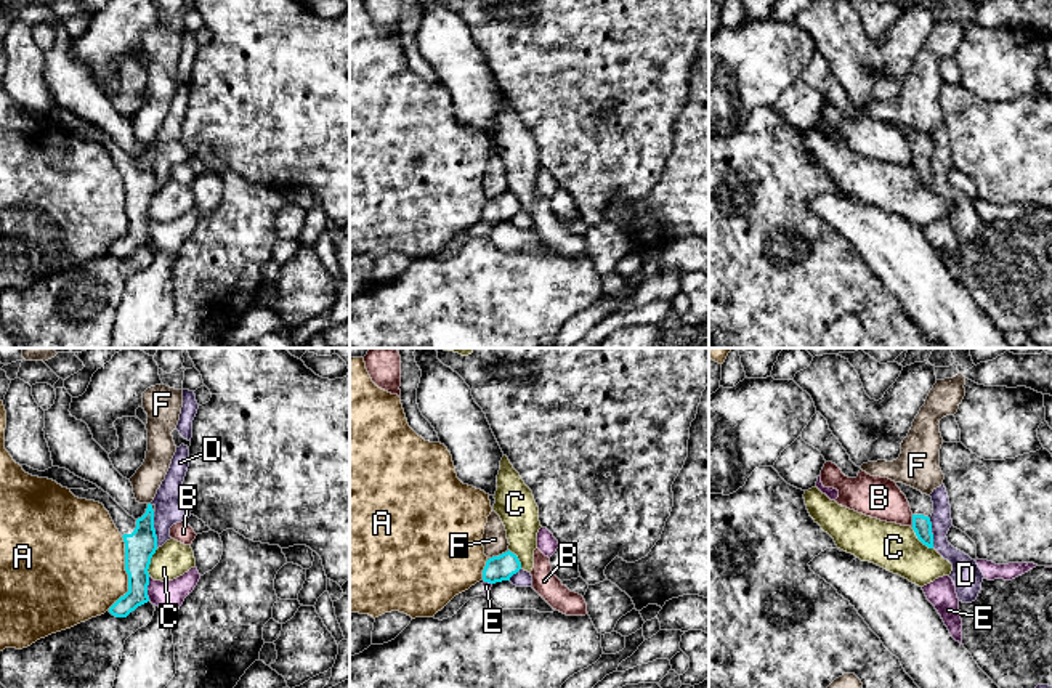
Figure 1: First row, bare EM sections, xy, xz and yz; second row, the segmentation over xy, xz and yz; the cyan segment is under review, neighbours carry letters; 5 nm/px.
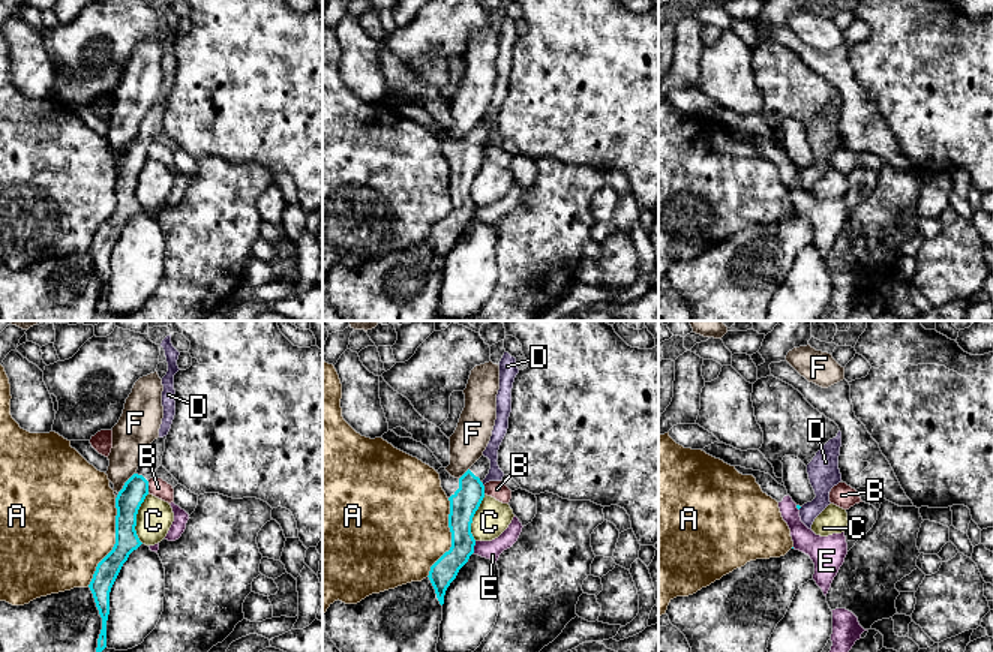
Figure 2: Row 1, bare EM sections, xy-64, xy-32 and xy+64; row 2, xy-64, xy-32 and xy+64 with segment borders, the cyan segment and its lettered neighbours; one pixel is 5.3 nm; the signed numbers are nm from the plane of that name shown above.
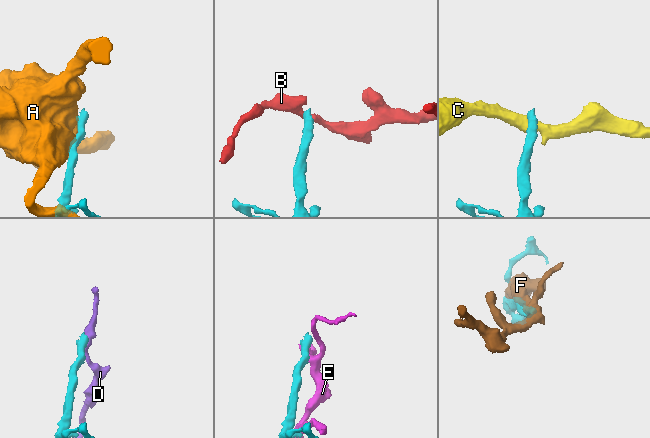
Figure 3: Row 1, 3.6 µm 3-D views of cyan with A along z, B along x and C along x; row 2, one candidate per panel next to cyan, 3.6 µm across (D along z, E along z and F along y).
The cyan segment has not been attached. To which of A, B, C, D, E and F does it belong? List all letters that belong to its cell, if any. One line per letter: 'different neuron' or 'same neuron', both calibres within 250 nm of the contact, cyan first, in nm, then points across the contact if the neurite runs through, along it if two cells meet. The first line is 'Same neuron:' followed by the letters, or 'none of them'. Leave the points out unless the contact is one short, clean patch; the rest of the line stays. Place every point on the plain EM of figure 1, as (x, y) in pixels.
Same neuron: none of them
A: different neuron | 160/480 nm
B: different neuron | 90/200 nm | along yz (911, 156), (913, 167)
C: different neuron | 160/180 nm
D: different neuron | 160/140 nm | along xy (153, 153), (157, 188)
E: different neuron | 160/140 nm
F: different neuron | 130/130 nm

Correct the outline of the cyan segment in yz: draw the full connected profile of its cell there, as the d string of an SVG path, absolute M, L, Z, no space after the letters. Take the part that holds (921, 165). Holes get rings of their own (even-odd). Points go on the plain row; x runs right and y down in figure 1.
M896 123L896 127L909 143L912 152L912 170L917 180L929 189L933 189L933 175L930 164L930 157L933 154L932 138L903 123Z

